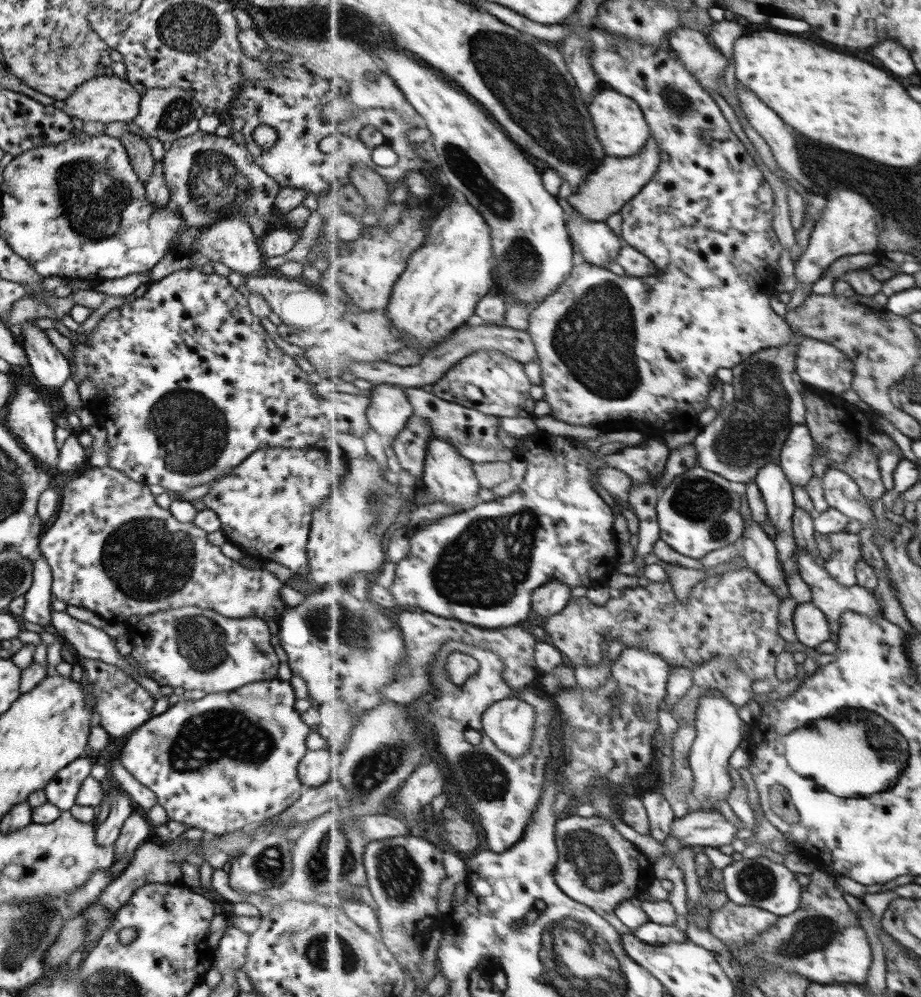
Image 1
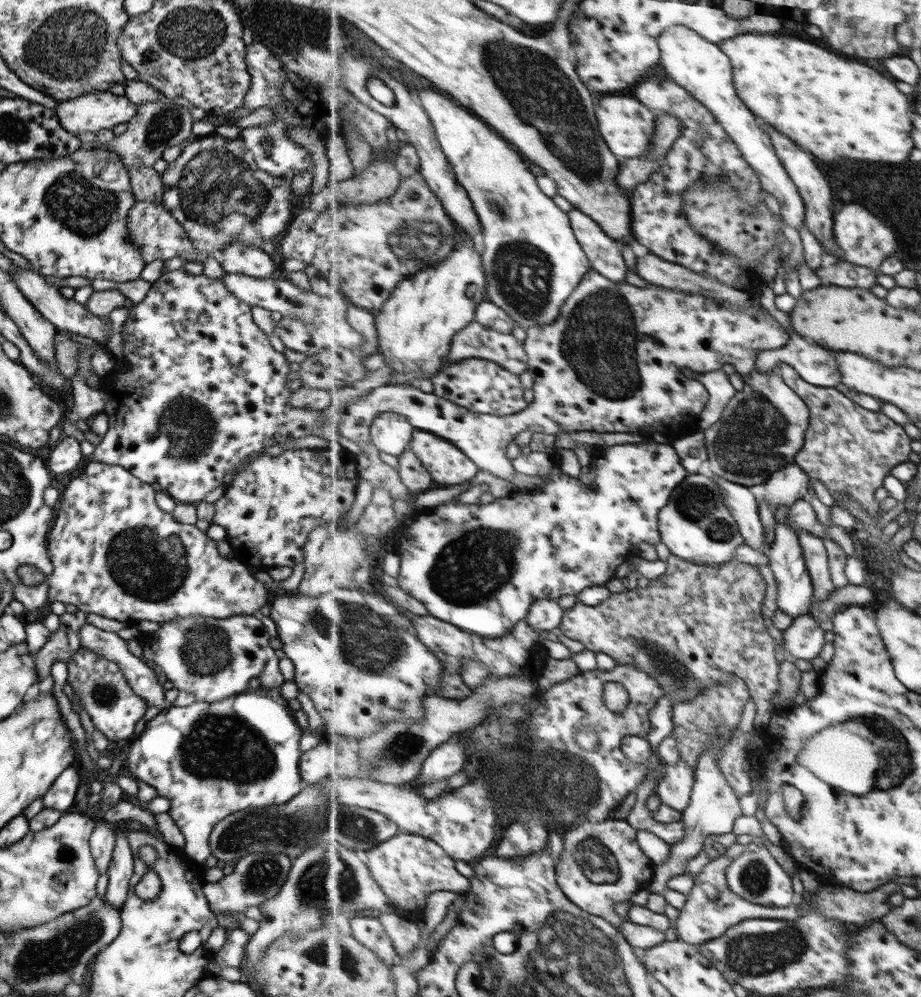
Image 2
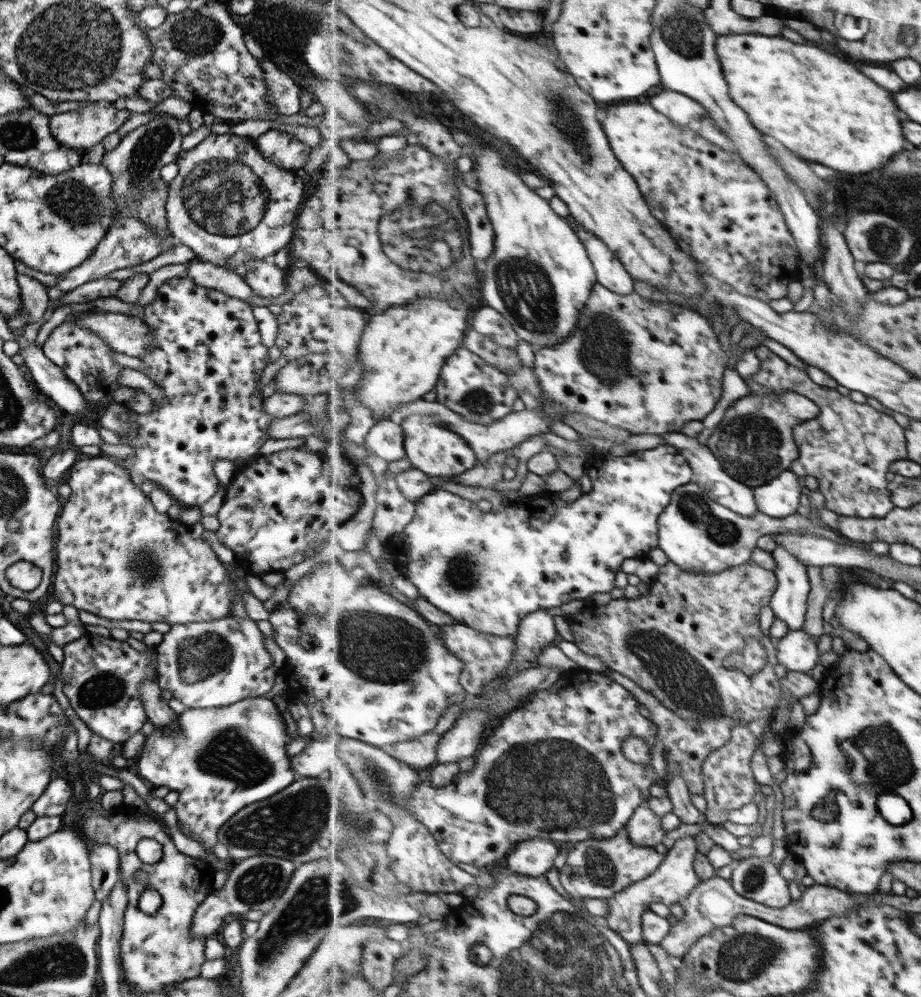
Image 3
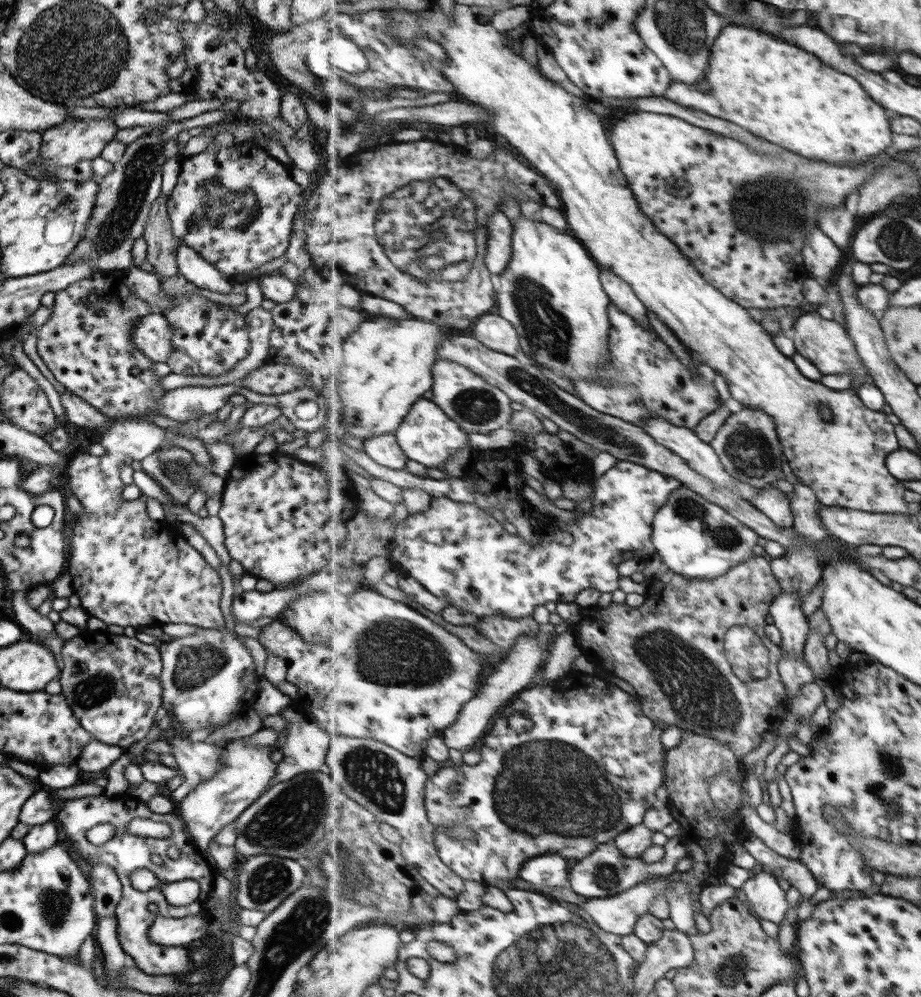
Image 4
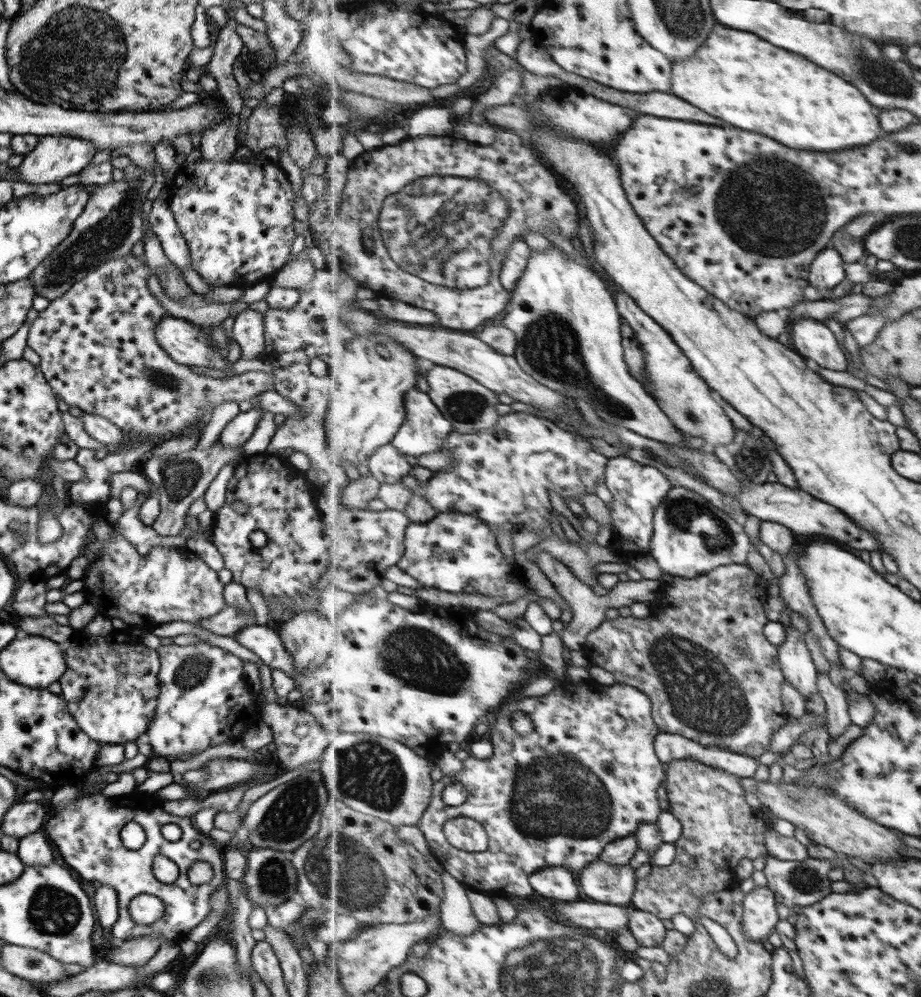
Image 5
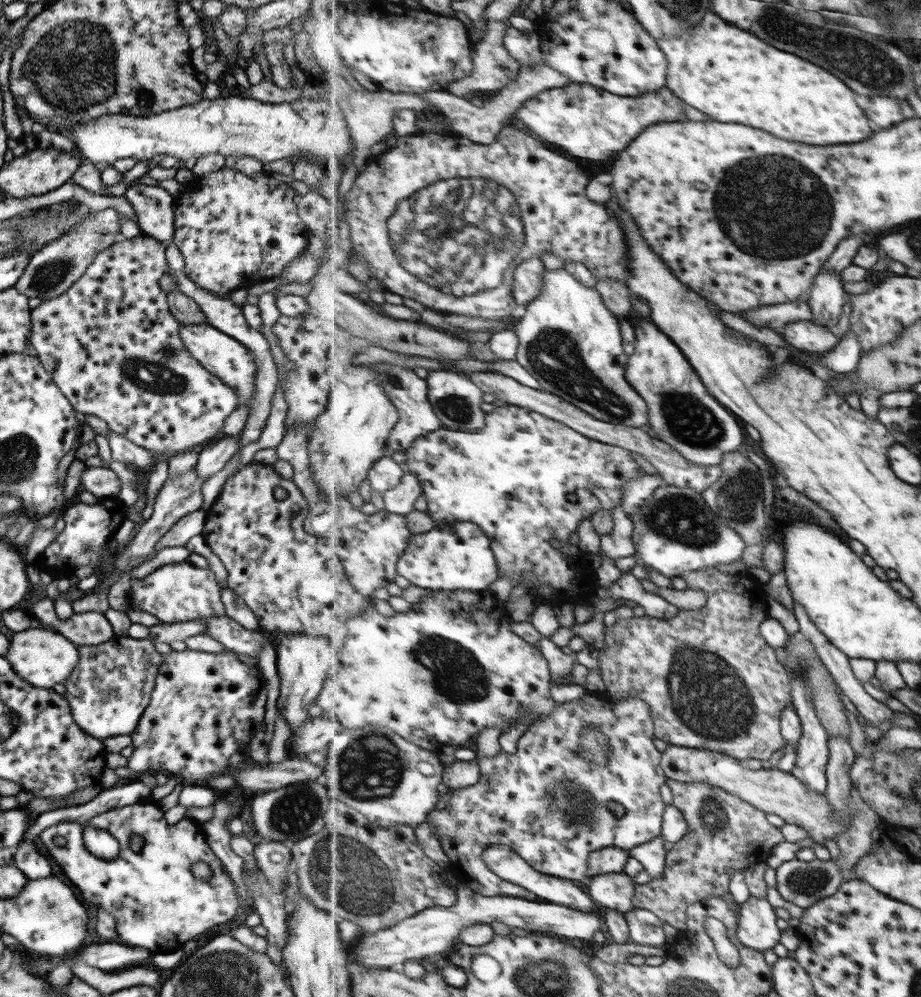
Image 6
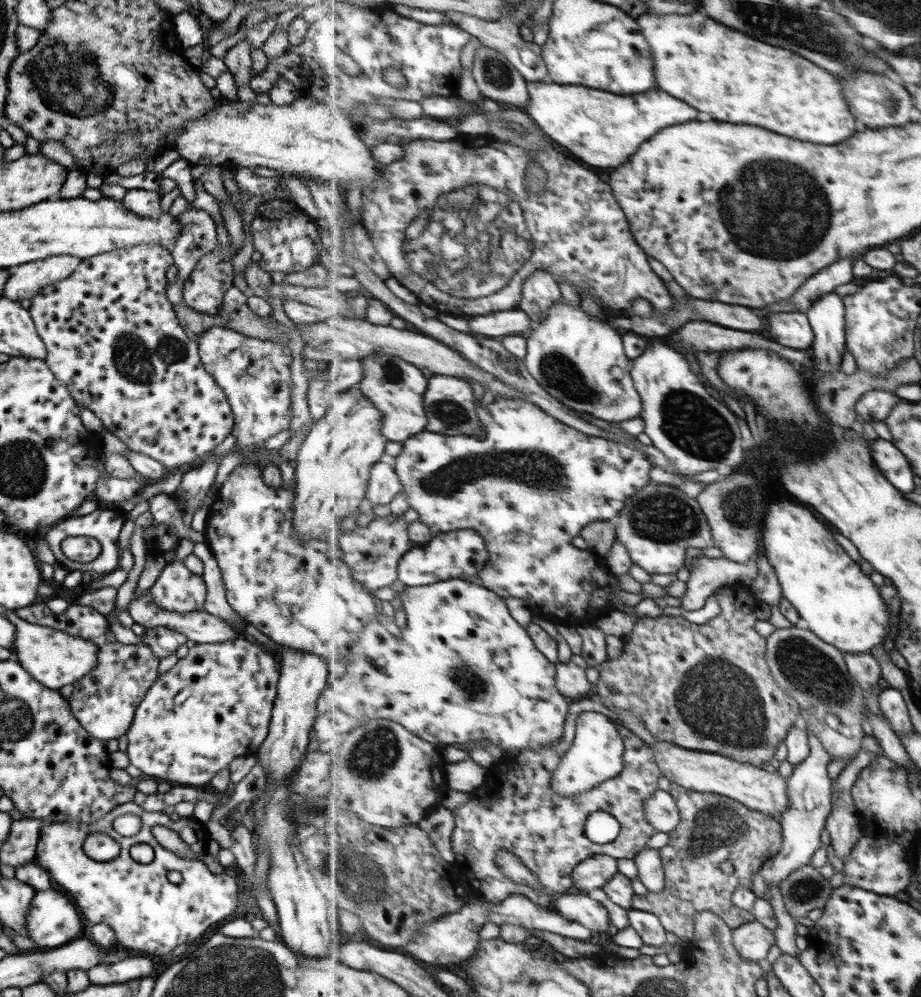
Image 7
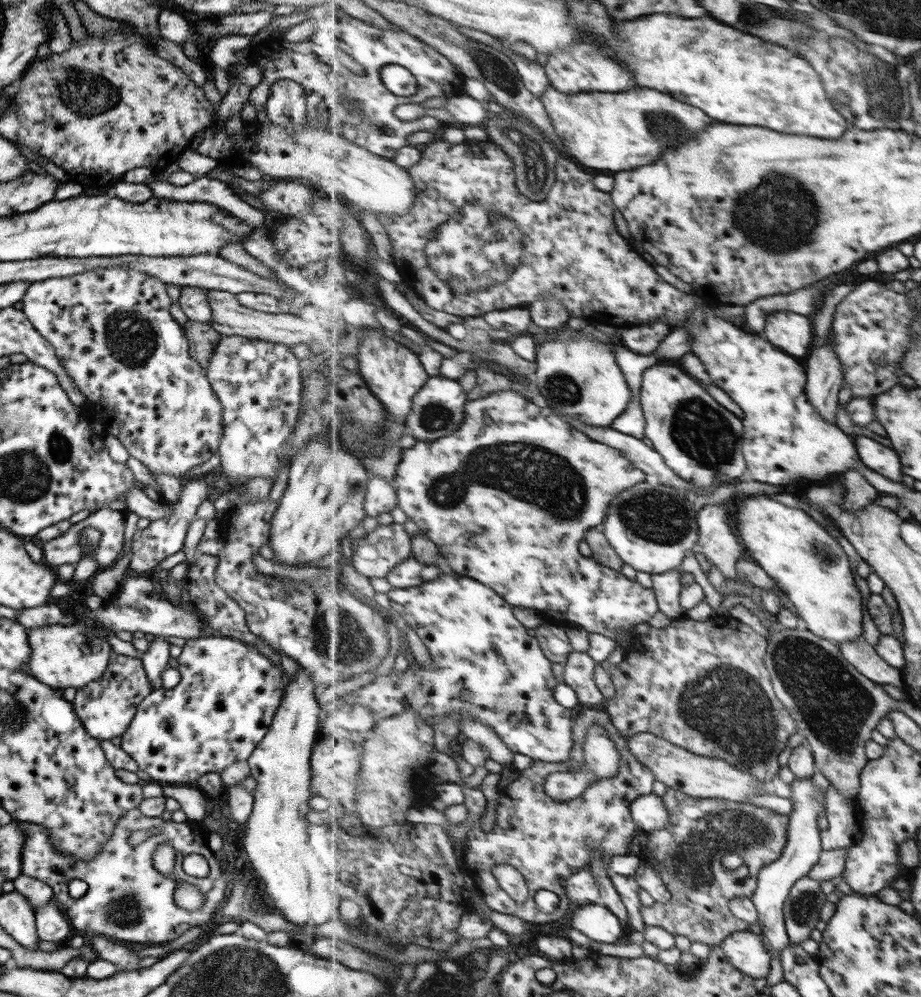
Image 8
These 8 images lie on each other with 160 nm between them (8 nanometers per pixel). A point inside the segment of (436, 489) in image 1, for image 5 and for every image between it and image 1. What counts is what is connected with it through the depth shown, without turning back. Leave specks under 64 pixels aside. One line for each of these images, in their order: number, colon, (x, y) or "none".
2: (448, 465)
3: (432, 447)
4: (428, 436)
5: (426, 430)

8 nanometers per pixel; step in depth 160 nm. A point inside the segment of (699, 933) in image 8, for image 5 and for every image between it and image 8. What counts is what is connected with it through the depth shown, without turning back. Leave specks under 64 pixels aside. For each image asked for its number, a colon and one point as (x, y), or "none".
5: (720, 828)
6: (726, 834)
7: (714, 828)

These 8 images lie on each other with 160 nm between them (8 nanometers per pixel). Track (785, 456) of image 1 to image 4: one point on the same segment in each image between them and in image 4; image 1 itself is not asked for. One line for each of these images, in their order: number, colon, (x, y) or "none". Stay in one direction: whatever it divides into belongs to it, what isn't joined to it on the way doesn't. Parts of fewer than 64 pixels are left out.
2: (784, 488)
3: (782, 497)
4: (773, 502)

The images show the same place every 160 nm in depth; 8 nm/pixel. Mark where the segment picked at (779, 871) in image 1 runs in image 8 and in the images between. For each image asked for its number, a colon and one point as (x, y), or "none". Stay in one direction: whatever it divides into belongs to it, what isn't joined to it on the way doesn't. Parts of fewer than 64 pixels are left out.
2: (756, 876)
3: (755, 878)
4: (766, 897)
5: (760, 915)
6: (757, 928)
7: (753, 940)
8: (746, 951)

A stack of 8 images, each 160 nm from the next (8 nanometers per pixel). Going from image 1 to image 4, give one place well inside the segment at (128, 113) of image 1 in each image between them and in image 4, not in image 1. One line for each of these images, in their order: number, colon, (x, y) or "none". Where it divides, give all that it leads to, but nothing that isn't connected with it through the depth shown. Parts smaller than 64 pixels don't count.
2: (99, 110)
3: (82, 129)
4: (75, 139)

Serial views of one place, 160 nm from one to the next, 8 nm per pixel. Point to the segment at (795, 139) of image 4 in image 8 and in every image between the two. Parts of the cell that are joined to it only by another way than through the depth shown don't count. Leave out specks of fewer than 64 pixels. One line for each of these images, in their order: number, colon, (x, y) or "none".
5: (737, 76)
6: (733, 76)
7: (735, 78)
8: (735, 77)

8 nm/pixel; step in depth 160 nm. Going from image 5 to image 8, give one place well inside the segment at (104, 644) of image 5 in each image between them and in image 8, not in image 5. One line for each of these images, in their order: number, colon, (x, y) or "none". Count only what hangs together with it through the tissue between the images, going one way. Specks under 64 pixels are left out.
6: (107, 691)
7: (103, 701)
8: (105, 706)

